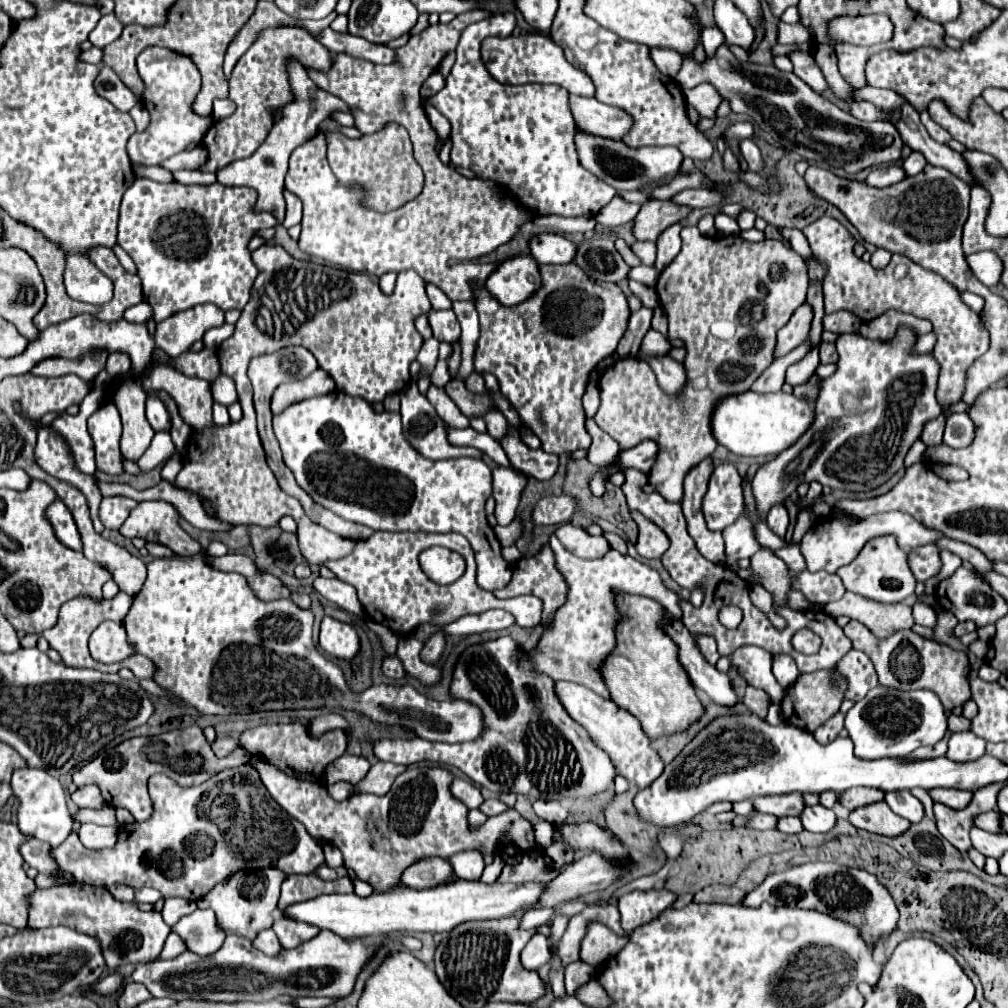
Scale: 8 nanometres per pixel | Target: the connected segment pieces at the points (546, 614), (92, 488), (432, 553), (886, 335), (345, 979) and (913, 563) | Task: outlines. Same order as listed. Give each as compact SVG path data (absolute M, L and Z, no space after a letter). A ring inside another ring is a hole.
M545 544L537 556L531 556L531 558L521 558L515 566L513 566L513 578L511 582L501 588L501 590L495 590L493 592L497 598L515 598L519 594L533 594L537 596L541 602L543 602L543 618L541 618L541 624L547 628L557 612L557 608L561 608L567 600L567 582L563 580L563 574L555 568L555 554L551 552L551 546Z
M43 428L39 432L39 438L37 438L35 458L37 458L37 464L47 474L51 474L51 476L79 488L79 492L85 494L87 504L89 504L89 512L91 512L91 520L93 520L93 528L95 528L95 532L101 534L103 524L101 524L101 520L97 516L97 508L99 508L99 502L101 502L99 488L95 486L93 476L83 474L83 472L79 472L75 468L75 462L69 456L67 444L59 436L55 436L49 428Z
M429 548L419 554L419 562L423 572L439 584L451 584L465 572L465 562L459 554L449 554L441 548ZM455 556L455 558L449 558Z
M889 310L881 316L877 316L875 320L871 322L865 322L863 328L859 328L857 334L865 336L865 338L871 338L871 340L881 340L881 342L889 342L895 332L899 330L899 326L909 326L915 330L917 336L923 336L927 332L931 332L931 324L921 320L921 318L915 318L911 314L903 314L903 312L897 312L897 310Z
M321 930L315 938L299 944L293 950L283 950L283 952L279 952L279 956L267 956L267 954L255 950L251 940L231 934L225 938L219 952L215 952L211 956L197 956L197 954L185 950L183 954L179 954L177 958L171 958L171 960L157 958L149 964L139 964L135 968L135 972L131 974L131 980L145 984L153 998L173 998L173 1000L197 998L197 1000L215 1000L215 1002L265 1002L265 1000L273 1000L279 996L343 998L343 996L351 994L357 974L369 962L375 946L379 942L381 942L379 938L373 938L371 946L367 946L365 940L347 942L345 938L341 938L333 932Z
M927 544L927 546L919 546L913 548L909 552L909 568L915 576L917 582L925 582L927 578L935 576L941 568L941 560L939 560L939 548L935 544Z

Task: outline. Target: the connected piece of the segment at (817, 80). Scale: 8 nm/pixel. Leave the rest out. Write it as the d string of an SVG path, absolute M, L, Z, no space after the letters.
M795 52L795 54L791 54L789 58L791 58L793 66L795 66L793 72L795 72L805 84L809 84L817 94L823 94L825 90L829 90L829 84L827 84L827 80L825 80L821 68L815 64L813 56L809 56L809 54L805 54L805 52L799 52L799 54Z

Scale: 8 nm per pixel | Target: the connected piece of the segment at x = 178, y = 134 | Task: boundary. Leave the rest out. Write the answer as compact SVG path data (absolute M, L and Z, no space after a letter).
M147 48L137 57L136 66L141 80L145 82L141 104L149 110L151 124L145 132L137 132L129 138L127 152L133 164L159 166L159 162L183 152L191 142L201 142L213 120L201 118L191 110L201 88L201 76L187 56L179 56L165 48Z

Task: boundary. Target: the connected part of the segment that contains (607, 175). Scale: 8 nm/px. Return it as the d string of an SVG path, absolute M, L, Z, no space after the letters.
M577 132L575 144L577 144L581 166L587 168L589 172L593 172L595 176L599 176L601 180L605 180L609 186L617 188L617 192L621 192L621 190L639 190L641 186L647 186L651 190L651 186L655 182L675 174L681 166L681 152L677 148L671 148L671 146L663 146L663 148L661 146L629 148L619 140L589 136L589 134L583 134L583 132Z

